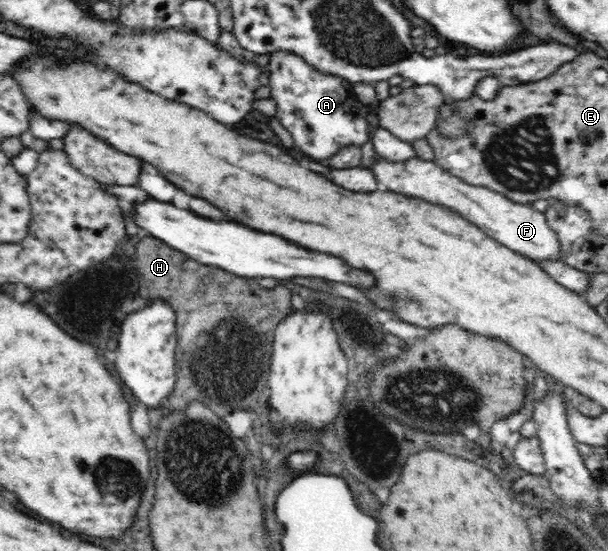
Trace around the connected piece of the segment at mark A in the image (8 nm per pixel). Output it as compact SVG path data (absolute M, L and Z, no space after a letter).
M284 50L271 52L264 72L269 75L267 89L271 93L271 98L277 101L275 117L293 137L294 146L303 150L305 154L309 154L311 158L317 158L317 160L328 159L344 146L357 145L361 147L365 142L372 141L373 131L367 128L367 122L365 122L368 106L357 100L357 96L352 89L353 84L350 82L336 75L319 73L313 67L309 67L309 64L300 56Z

